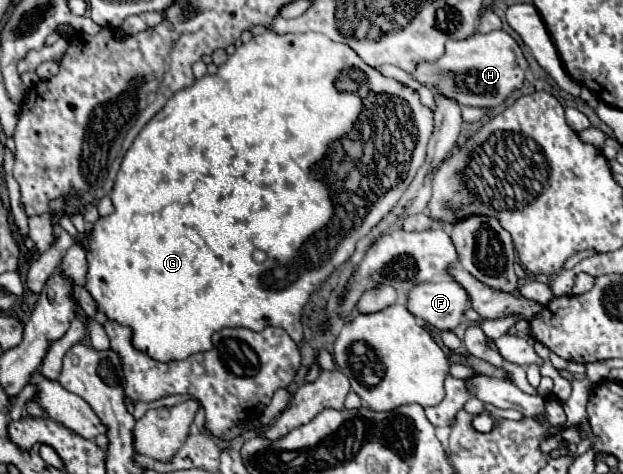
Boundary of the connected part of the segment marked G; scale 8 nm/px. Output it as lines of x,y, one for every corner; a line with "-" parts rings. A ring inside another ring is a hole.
267,31
267,33
263,33
263,35
255,35
249,43
243,43
243,45
217,69
215,75
205,75
205,77
197,79
195,85
177,91
177,93
165,103
165,107
163,107
163,109
141,129
141,133
135,137
131,149
129,149
129,151
125,153
125,157
123,157
121,169
119,169
117,179
115,179
115,187
113,187
113,205
115,205
115,211
113,211
111,215
107,215
107,217
101,217
101,219
93,225
93,235
91,235
91,239
89,239
91,251
87,253
87,263
89,263
87,291
89,291
89,293
93,295
93,299
97,301
97,309
103,311
109,319
113,319
113,321
117,321
117,323
121,323
121,325
133,327
133,345
135,345
135,349
145,351
149,357
153,357
153,359
157,359
157,361
187,359
187,357
193,355
193,353
209,351
209,349
211,349
211,337
213,337
213,333
219,331
219,329
223,329
223,327
245,327
245,329
251,329
251,331
261,331
261,329
265,329
267,325
283,327
295,343
301,343
301,341
303,341
301,311
303,311
305,303
309,301
311,293
313,293
315,289
319,289
321,283
327,281
327,277
329,277
339,265
343,265
343,263
353,255
355,243
357,243
363,235
367,235
367,233
395,207
395,203
401,199
403,191
409,187
409,183
413,181
417,169
419,169
419,167
423,165
423,161
425,161
425,147
427,147
427,141
429,141
431,131
433,131
433,111
431,111
429,107
425,107
425,105
419,101
419,95
417,95
409,85
405,85
405,83
401,83
401,81
397,81
397,79
385,77
385,75
381,75
377,69
369,67
365,61
361,61
361,57
359,57
349,45
345,45
345,43
335,43
335,41
327,39
327,37
321,35
321,33
285,33
285,35
279,35
279,33
275,33
275,31
-
363,109
367,109
367,115
371,115
369,111
377,111
377,117
379,117
379,119
377,119
377,125
375,125
373,129
369,129
365,155
361,155
361,159
357,159
357,161
359,161
357,165
347,165
347,163
343,163
343,161
353,161
353,159
347,159
347,157
341,159
339,155
335,155
335,147
333,147
333,145
335,145
335,141
341,141
345,135
349,135
349,133
355,129
355,125
357,125
359,115
363,113
-
257,249
267,255
267,259
265,259
263,263
255,263
255,261
253,261
253,253
255,253

